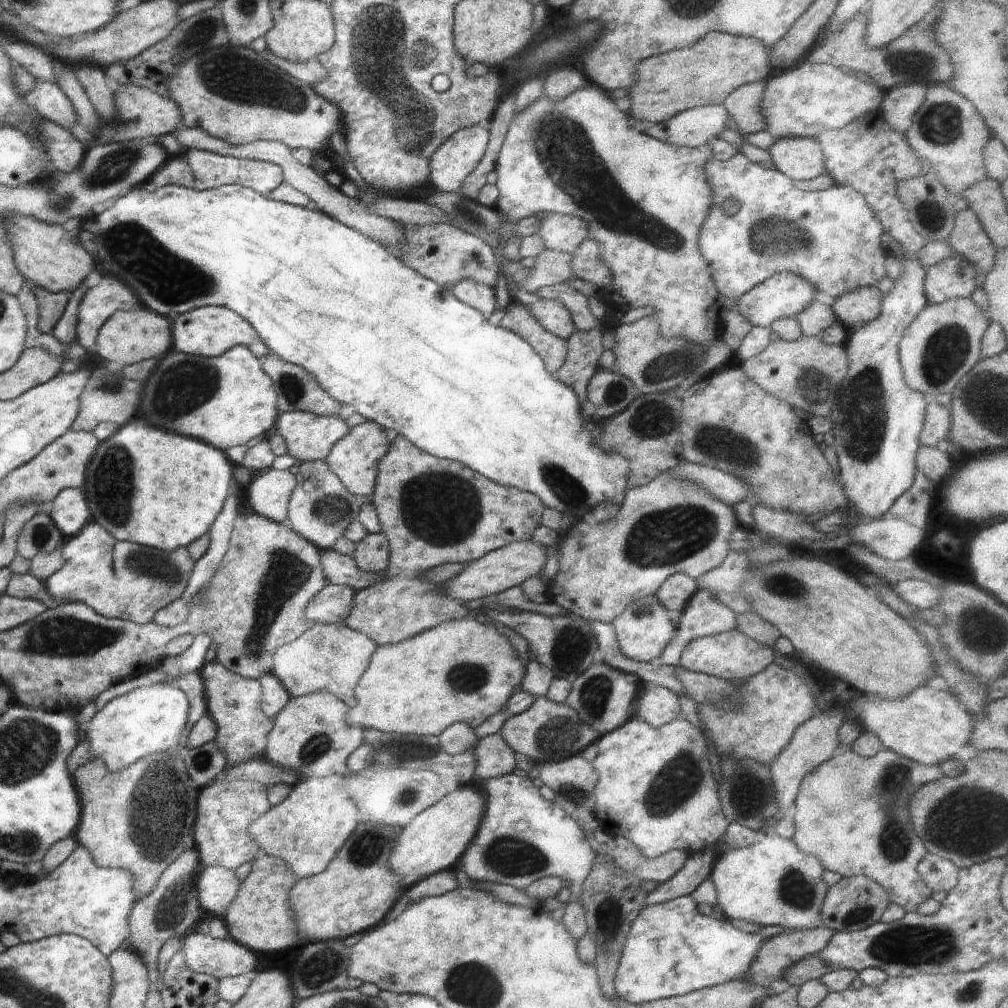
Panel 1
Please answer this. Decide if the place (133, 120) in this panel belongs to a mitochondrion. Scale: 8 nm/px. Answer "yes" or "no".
yes

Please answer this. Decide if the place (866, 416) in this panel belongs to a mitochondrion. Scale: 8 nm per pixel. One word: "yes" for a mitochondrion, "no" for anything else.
yes

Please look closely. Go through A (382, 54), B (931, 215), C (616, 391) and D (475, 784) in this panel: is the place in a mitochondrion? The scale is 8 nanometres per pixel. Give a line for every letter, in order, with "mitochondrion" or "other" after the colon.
A: mitochondrion
B: mitochondrion
C: mitochondrion
D: other

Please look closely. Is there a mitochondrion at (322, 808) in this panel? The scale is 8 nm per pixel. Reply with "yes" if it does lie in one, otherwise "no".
no

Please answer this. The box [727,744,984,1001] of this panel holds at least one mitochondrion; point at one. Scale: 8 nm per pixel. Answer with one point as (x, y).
(912, 945)

